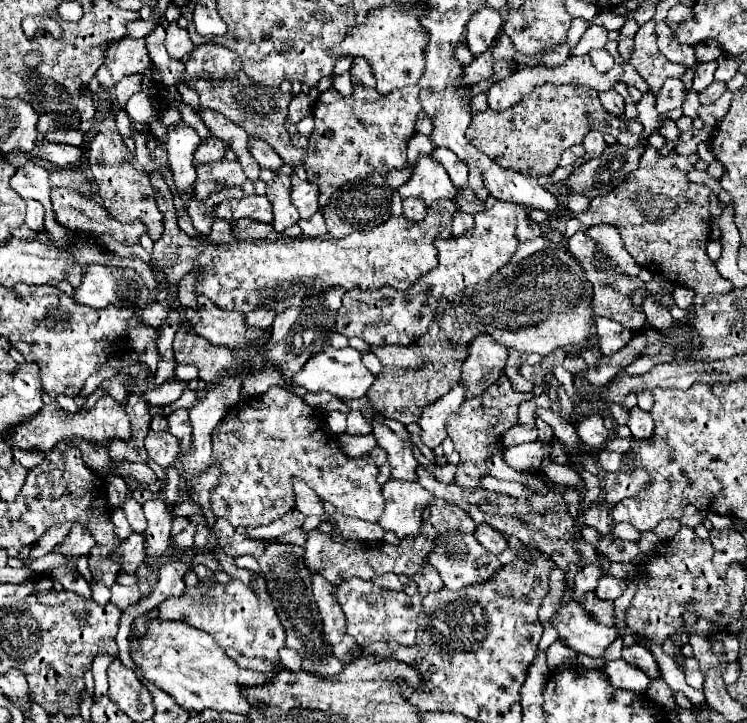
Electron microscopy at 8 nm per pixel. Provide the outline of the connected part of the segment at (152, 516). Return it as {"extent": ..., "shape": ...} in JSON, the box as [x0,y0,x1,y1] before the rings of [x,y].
{"extent":[143,500,171,556],"shape":[[[151,500],[143,504],[143,512],[147,518],[147,554],[149,556],[163,556],[171,544],[171,506],[165,500]]]}

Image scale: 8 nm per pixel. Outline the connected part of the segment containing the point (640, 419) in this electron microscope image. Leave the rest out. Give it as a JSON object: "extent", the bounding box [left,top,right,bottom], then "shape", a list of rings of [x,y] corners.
{"extent":[627,406,653,440],"shape":[[[633,406],[631,408],[631,418],[627,422],[631,434],[635,440],[651,440],[653,436],[653,420],[649,412],[643,412],[641,408]]]}

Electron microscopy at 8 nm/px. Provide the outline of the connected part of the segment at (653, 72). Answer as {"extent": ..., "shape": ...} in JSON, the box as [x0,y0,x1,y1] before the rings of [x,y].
{"extent":[629,20,687,92],"shape":[[[655,20],[645,22],[633,40],[635,40],[635,50],[629,62],[649,84],[651,92],[657,92],[667,76],[681,78],[685,74],[687,68],[683,64],[675,64],[659,52],[655,44]]]}

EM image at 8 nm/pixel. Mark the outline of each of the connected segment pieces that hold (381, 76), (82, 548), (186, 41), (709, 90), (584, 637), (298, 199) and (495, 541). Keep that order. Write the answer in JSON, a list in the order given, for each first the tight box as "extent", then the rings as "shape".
[{"extent":[331,4,429,94],"shape":[[[389,4],[385,8],[373,10],[367,22],[359,28],[351,28],[349,36],[331,52],[333,56],[363,56],[375,74],[377,90],[381,94],[393,92],[395,88],[405,88],[417,84],[425,70],[425,46],[429,34],[423,28],[421,20],[429,14],[427,6],[411,4]]]},{"extent":[53,524,95,568],"shape":[[[73,524],[71,532],[67,534],[67,538],[63,542],[59,542],[53,552],[55,554],[65,554],[67,558],[67,566],[75,568],[79,556],[89,554],[89,550],[95,546],[95,540],[91,538],[91,534],[85,530],[85,526],[81,524]]]},{"extent":[165,22,193,60],"shape":[[[177,22],[167,24],[167,40],[165,40],[167,52],[171,58],[181,60],[187,52],[193,50],[193,42],[189,38],[189,32],[185,28],[179,28]]]},{"extent":[699,82,727,104],"shape":[[[713,82],[711,86],[707,86],[705,90],[699,92],[699,102],[701,104],[713,104],[725,90],[727,90],[727,86],[723,82]]]},{"extent":[553,600,617,658],"shape":[[[575,600],[557,612],[553,618],[553,626],[559,632],[561,640],[567,640],[571,648],[581,654],[603,658],[605,650],[615,642],[617,630],[613,626],[599,624],[581,604]]]},{"extent":[291,174,319,218],"shape":[[[295,174],[291,182],[293,182],[293,190],[291,190],[293,206],[299,210],[301,218],[311,218],[319,210],[319,204],[317,204],[319,190],[309,182],[301,182],[299,178],[295,178]]]},{"extent":[475,524,507,554],"shape":[[[479,524],[475,530],[475,538],[479,540],[481,546],[485,546],[491,554],[501,554],[507,550],[507,542],[503,540],[501,532],[491,528],[489,524]]]}]

